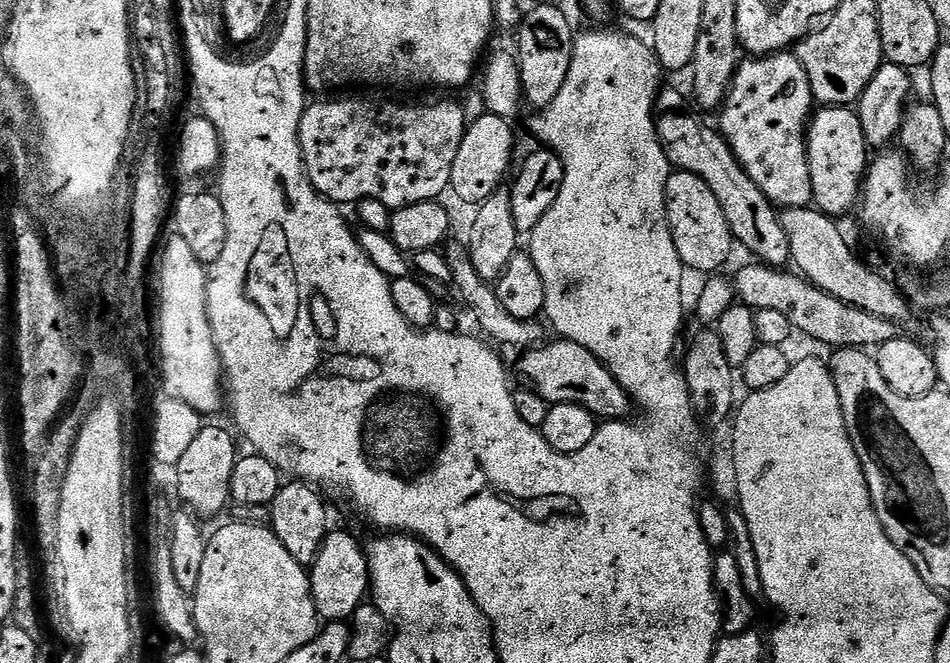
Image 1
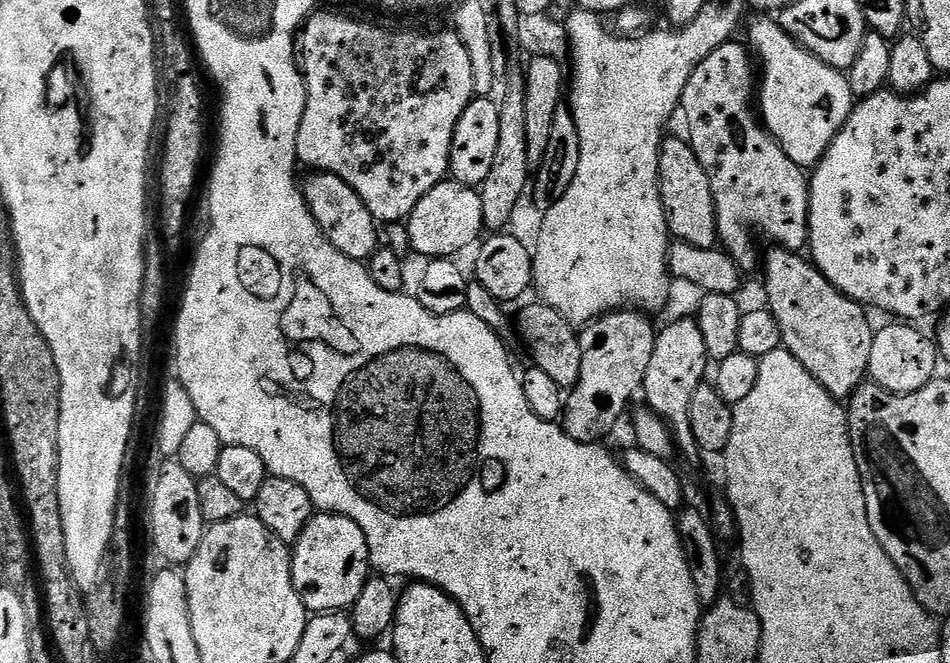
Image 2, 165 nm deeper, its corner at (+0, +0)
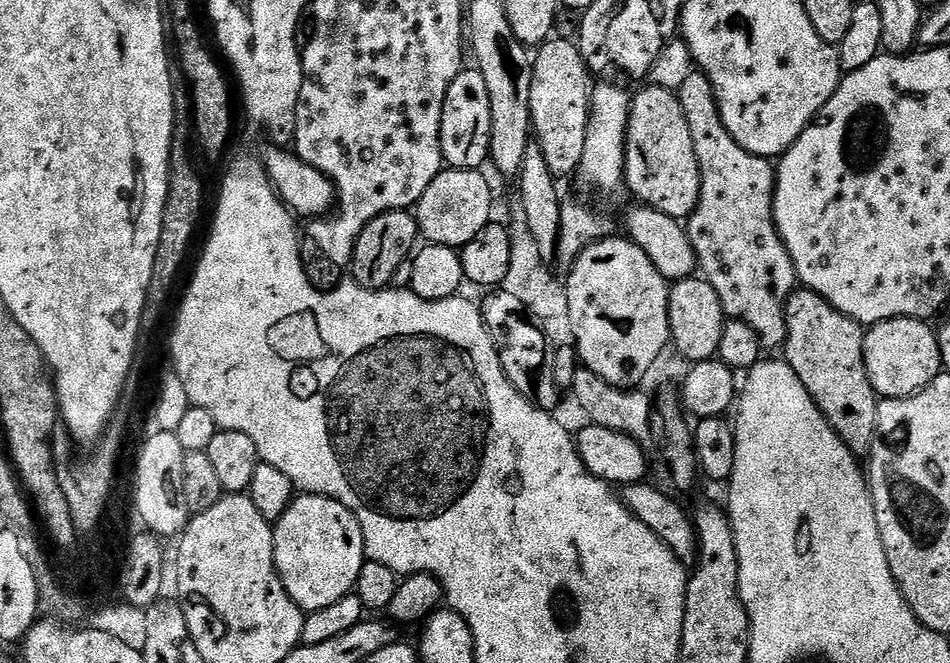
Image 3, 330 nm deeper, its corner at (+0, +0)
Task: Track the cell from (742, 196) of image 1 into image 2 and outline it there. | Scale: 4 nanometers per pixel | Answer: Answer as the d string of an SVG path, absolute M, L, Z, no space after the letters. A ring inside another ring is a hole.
M779 246L769 247L768 257L763 257L762 272L764 268L764 296L766 306L778 318L778 330L782 330L784 343L782 347L818 382L826 389L831 396L844 402L853 396L859 390L861 384L865 383L868 376L868 367L870 366L870 346L874 335L874 327L868 321L869 313L865 305L859 304L858 301L843 296L828 279L816 269L811 259L805 258L800 252L791 252L788 248Z

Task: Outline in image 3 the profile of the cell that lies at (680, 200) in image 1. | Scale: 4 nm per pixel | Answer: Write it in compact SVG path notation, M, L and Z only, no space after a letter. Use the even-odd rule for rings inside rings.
M647 87L631 97L623 181L636 192L641 205L684 222L700 201L700 163L694 154L694 138L690 138L679 95L670 88Z

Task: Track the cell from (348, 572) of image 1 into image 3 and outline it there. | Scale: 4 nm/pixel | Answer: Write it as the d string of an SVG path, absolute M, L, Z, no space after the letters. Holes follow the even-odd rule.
M297 495L286 514L282 514L282 518L275 521L272 537L276 572L292 601L305 613L322 610L322 606L338 602L338 598L349 595L355 589L356 579L366 559L364 539L358 518L349 508L342 506L342 502L329 496Z

